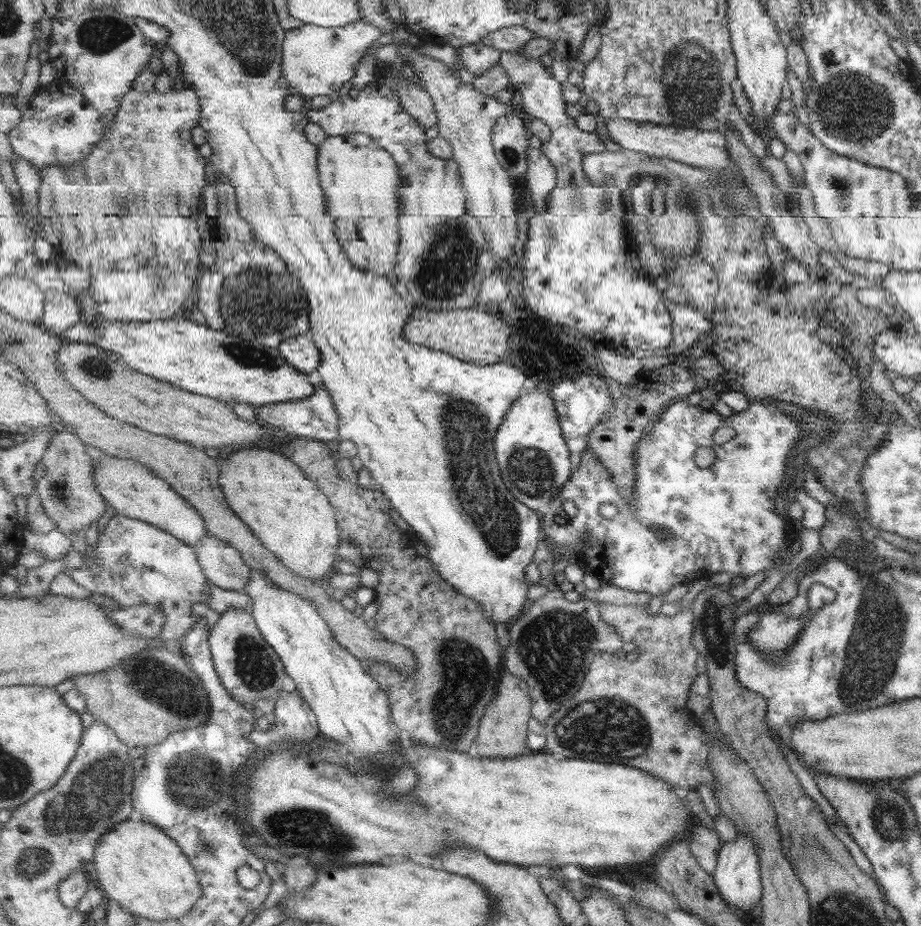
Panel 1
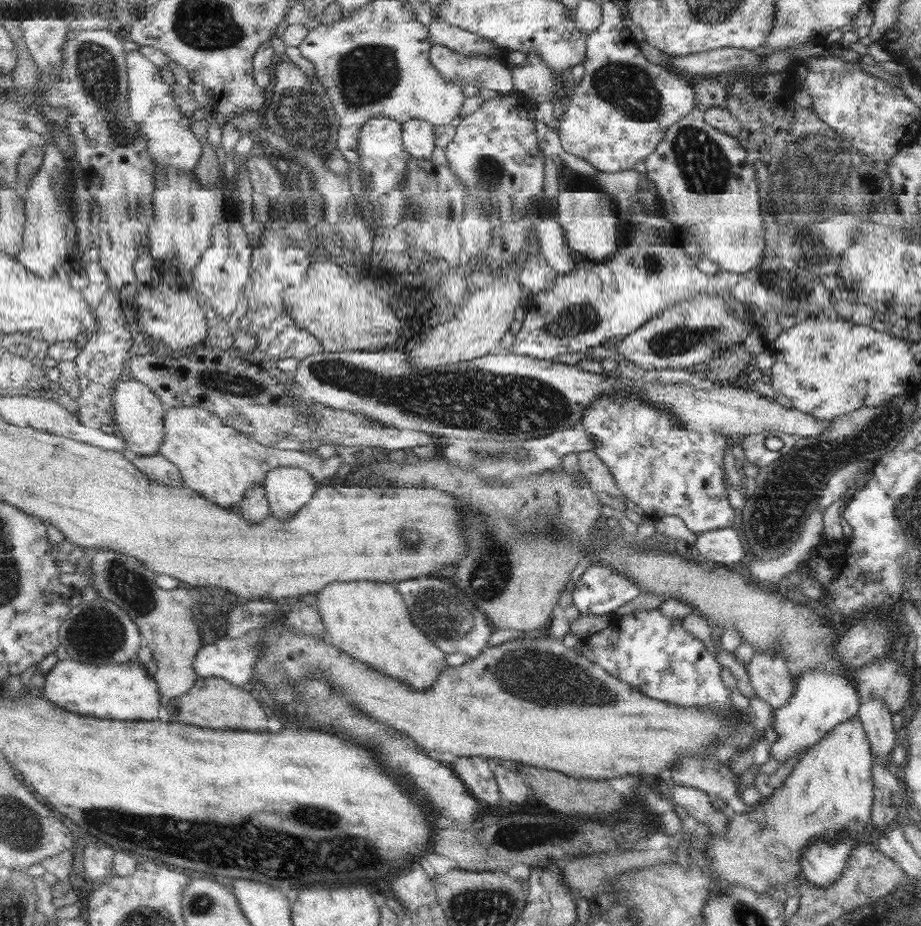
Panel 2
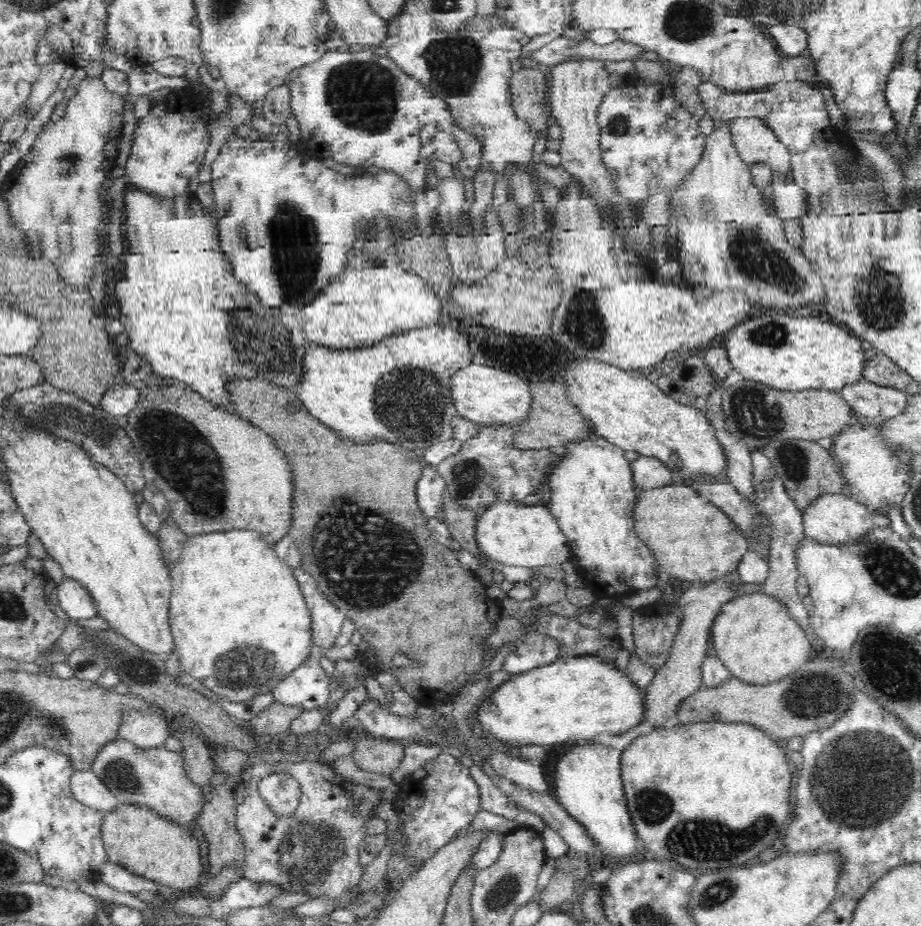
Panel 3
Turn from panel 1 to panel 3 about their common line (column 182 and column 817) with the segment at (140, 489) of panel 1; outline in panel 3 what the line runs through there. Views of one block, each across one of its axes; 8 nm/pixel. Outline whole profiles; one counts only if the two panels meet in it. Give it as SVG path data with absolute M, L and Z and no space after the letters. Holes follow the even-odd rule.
M846 491L842 493L822 493L804 509L803 532L805 537L820 544L845 545L858 540L873 528L873 516L868 509L850 497Z

